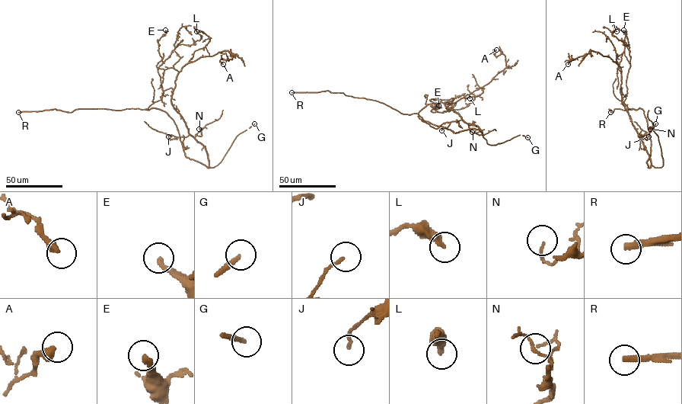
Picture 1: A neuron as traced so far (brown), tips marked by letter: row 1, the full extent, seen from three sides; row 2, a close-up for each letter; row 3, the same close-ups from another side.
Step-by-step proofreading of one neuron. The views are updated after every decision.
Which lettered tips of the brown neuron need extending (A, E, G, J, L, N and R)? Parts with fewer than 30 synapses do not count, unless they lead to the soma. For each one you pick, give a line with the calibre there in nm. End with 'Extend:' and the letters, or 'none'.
E: 280 nm thick
G: 240 nm thick
R: 320 nm thick
Extend: E, G, R

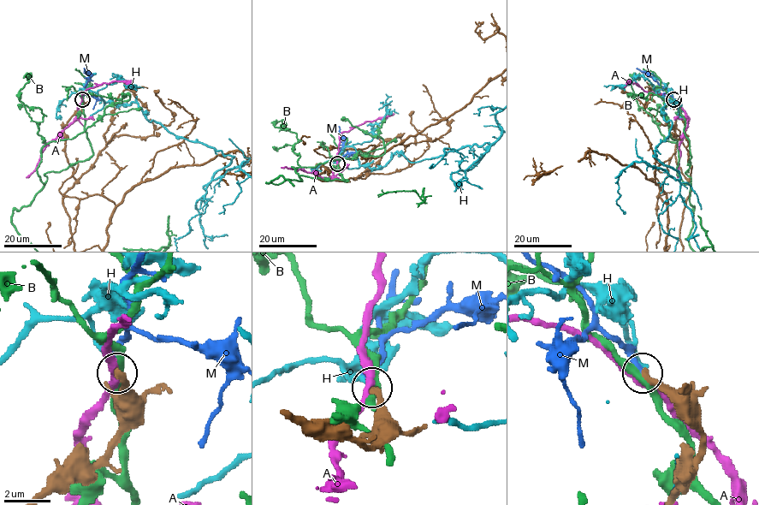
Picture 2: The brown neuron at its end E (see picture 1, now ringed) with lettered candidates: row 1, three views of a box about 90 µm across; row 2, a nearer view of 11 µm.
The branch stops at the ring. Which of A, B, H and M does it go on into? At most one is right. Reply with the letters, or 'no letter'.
M

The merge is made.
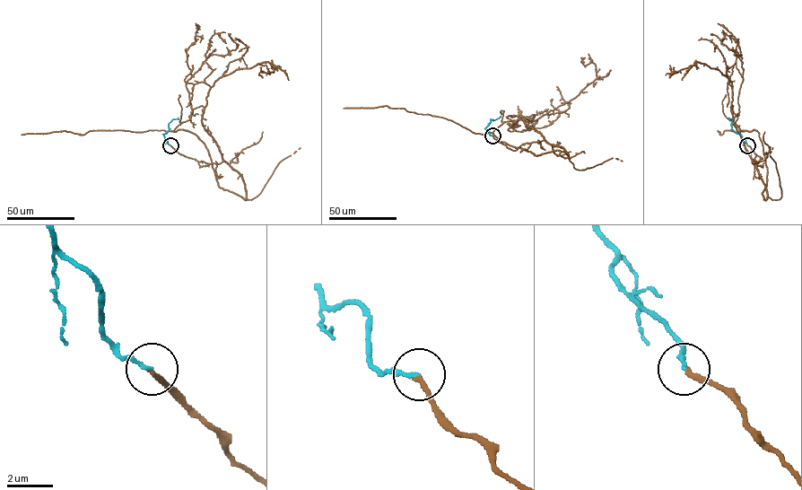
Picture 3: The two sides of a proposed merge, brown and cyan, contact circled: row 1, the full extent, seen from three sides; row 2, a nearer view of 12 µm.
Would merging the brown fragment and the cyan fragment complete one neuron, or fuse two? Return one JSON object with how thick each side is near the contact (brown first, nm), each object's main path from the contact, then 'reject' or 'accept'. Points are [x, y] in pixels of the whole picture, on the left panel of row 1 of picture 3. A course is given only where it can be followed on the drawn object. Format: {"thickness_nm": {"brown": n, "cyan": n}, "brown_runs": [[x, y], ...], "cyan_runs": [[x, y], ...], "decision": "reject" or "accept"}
{"thickness_nm": {"brown": 200, "cyan": 160}, "brown_runs": [[170, 145], [198, 161], [222, 161], [202, 123], [201, 106], [170, 131], [21, 135]], "cyan_runs": [[170, 145], [163, 134], [169, 130], [172, 119], [178, 118]], "decision": "accept"}

